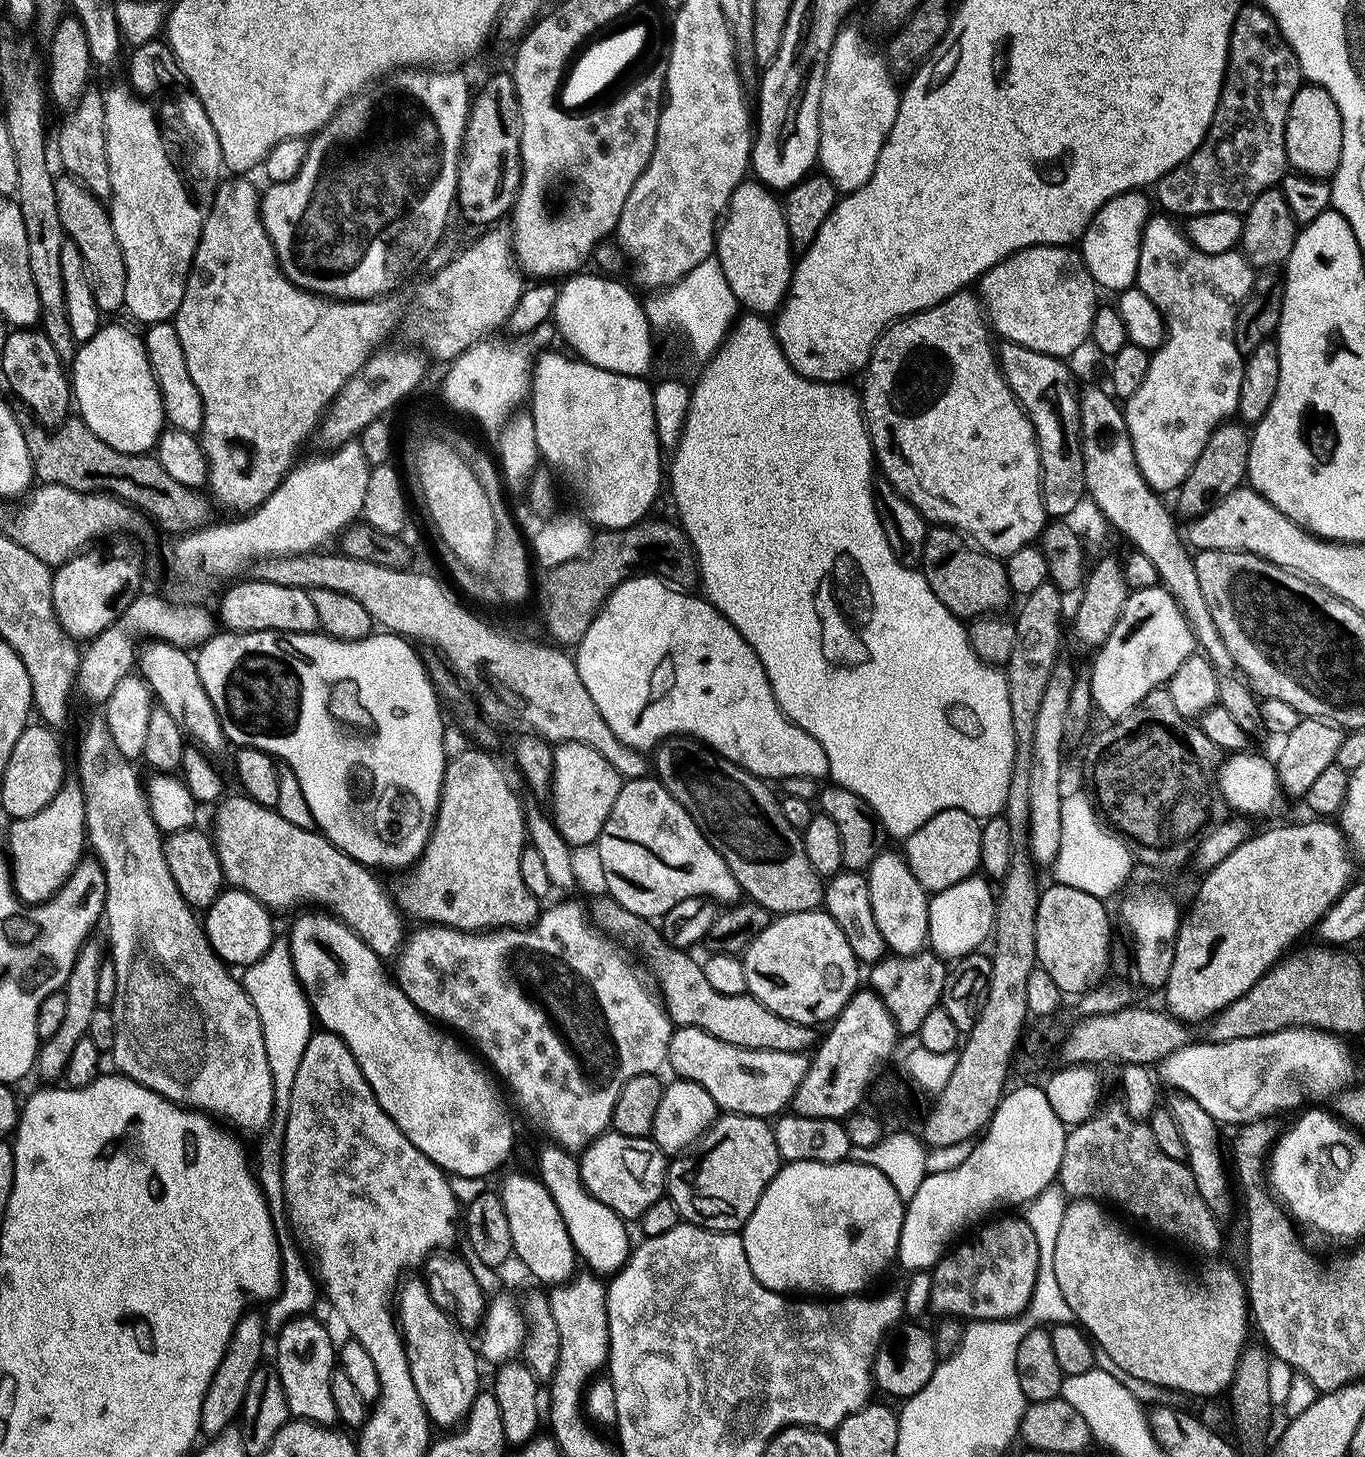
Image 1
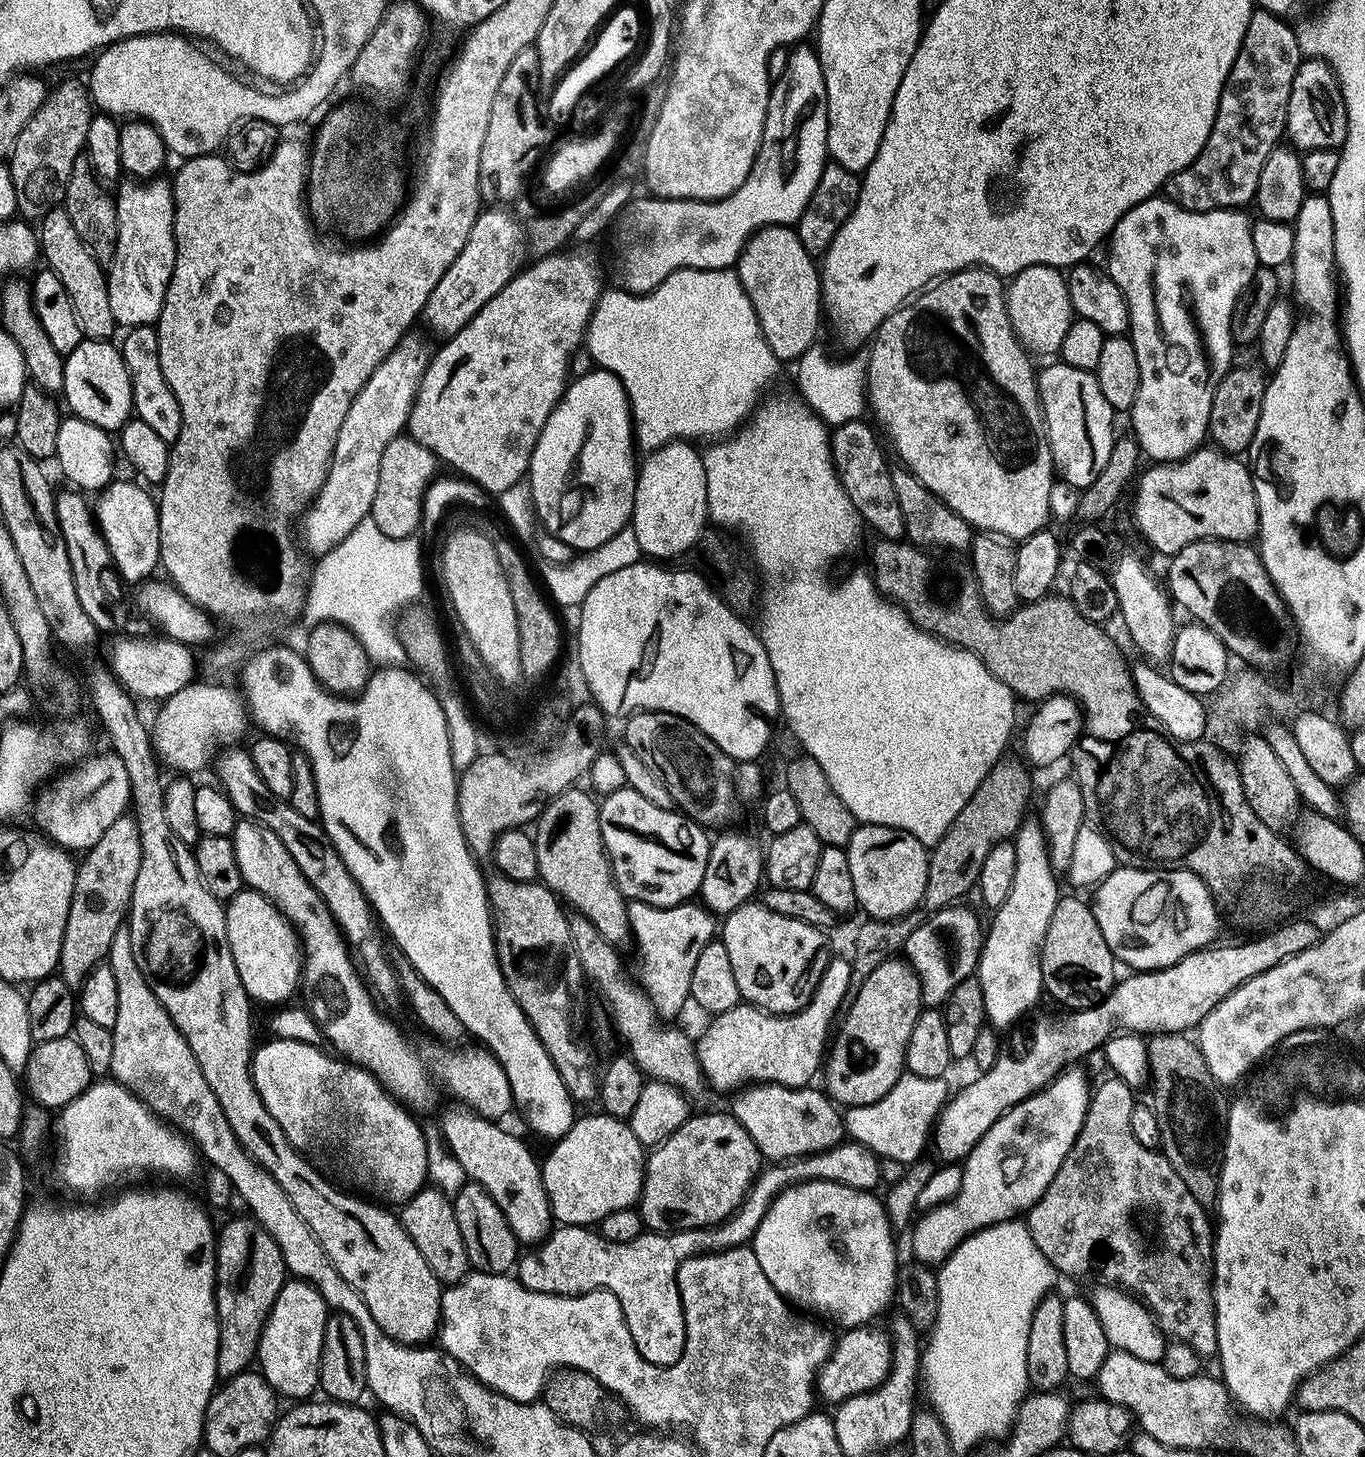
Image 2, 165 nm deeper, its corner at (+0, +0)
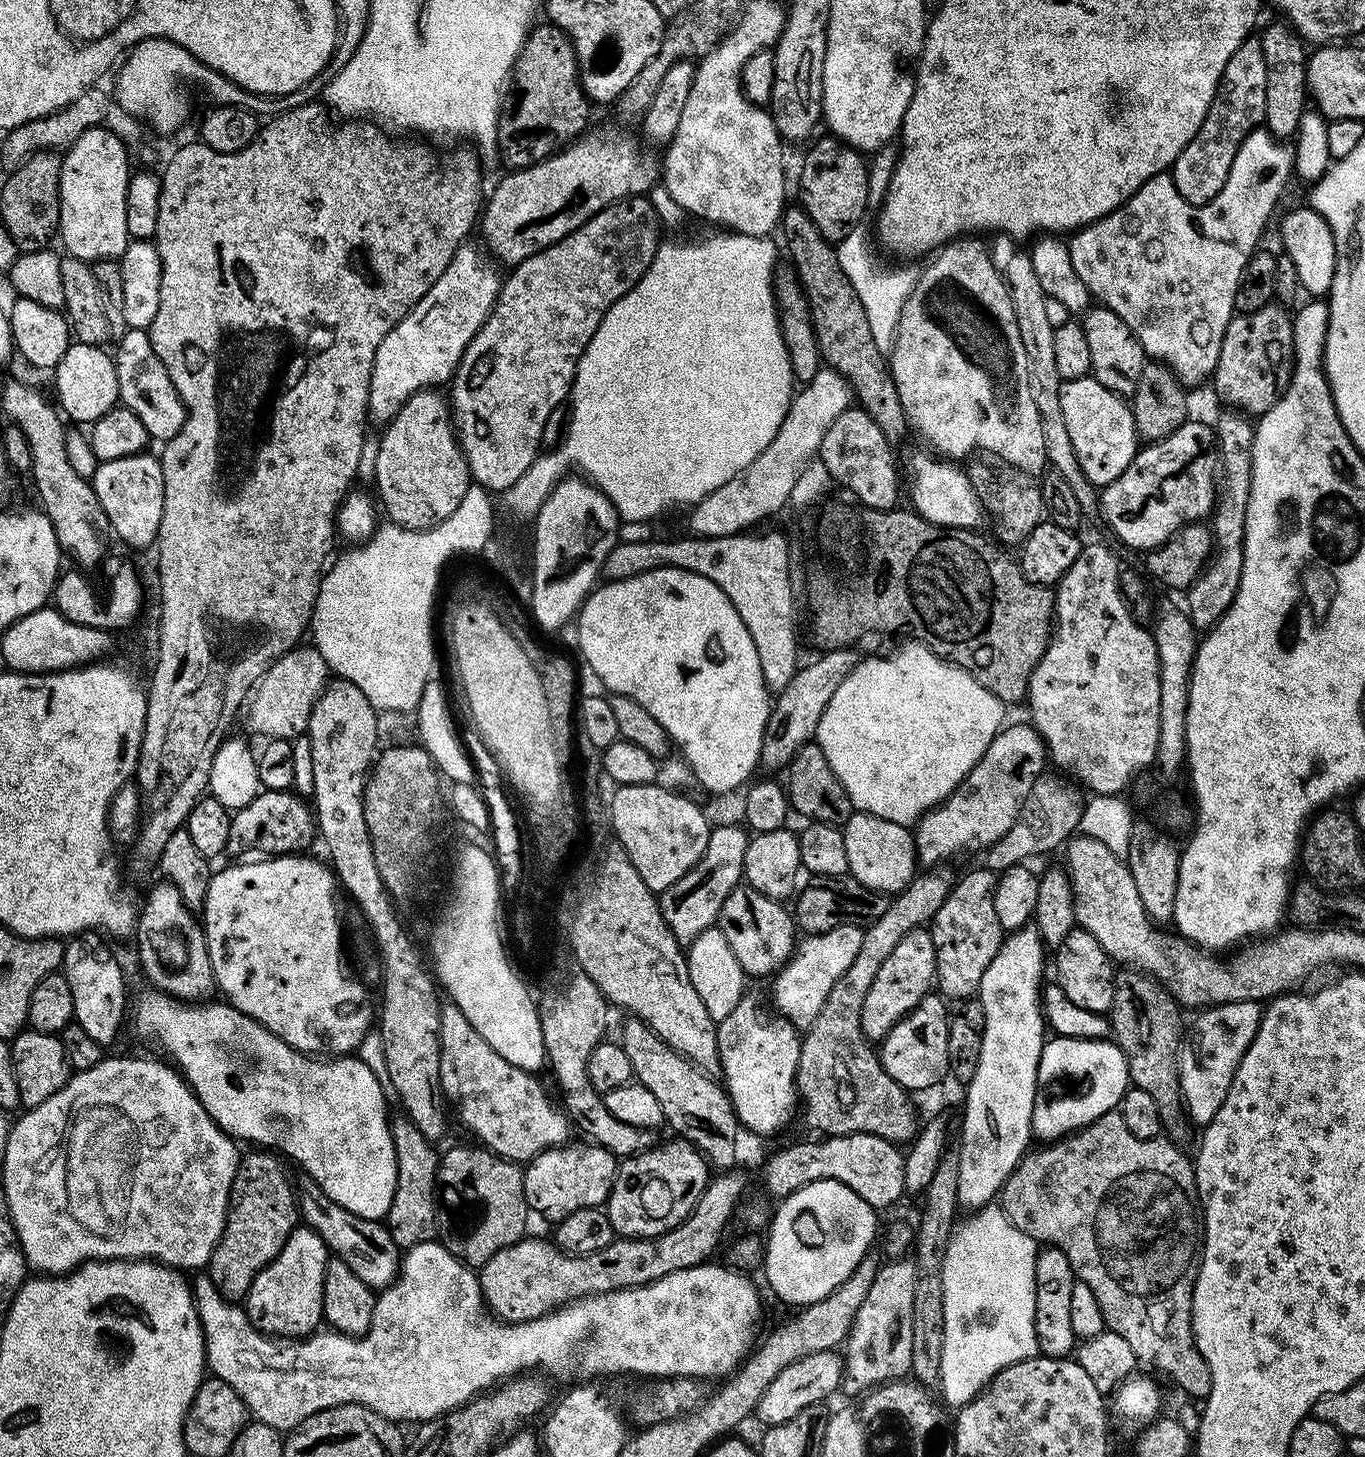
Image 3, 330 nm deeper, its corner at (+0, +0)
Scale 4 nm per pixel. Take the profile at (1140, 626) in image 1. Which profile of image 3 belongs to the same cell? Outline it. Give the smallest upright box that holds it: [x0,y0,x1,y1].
[913,723,1048,867]

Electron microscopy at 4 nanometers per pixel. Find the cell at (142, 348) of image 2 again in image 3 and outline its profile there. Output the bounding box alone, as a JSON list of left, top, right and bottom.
[115,328,188,441]

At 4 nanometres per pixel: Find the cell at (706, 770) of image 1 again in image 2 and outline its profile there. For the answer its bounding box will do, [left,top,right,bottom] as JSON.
[623,712,736,830]

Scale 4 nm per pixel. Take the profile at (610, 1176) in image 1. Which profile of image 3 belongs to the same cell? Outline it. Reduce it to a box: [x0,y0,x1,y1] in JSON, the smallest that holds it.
[524,1143,617,1222]

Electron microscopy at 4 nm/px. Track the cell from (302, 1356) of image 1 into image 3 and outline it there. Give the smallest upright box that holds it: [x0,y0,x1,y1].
[242,1226,330,1338]

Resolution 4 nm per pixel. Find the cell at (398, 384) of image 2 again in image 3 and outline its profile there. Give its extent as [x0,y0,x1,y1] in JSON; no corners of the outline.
[368,242,502,426]

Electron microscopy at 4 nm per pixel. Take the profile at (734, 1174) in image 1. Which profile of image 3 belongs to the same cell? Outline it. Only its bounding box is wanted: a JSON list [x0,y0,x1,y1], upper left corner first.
[606,1138,710,1240]

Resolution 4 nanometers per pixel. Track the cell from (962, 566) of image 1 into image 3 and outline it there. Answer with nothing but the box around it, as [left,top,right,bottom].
[782,207,910,446]

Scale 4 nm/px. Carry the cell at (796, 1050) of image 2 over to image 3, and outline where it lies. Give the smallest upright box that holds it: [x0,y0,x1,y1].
[772,924,864,1030]

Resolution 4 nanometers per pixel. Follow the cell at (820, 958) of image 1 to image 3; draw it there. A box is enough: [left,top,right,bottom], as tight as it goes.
[718,886,798,977]

